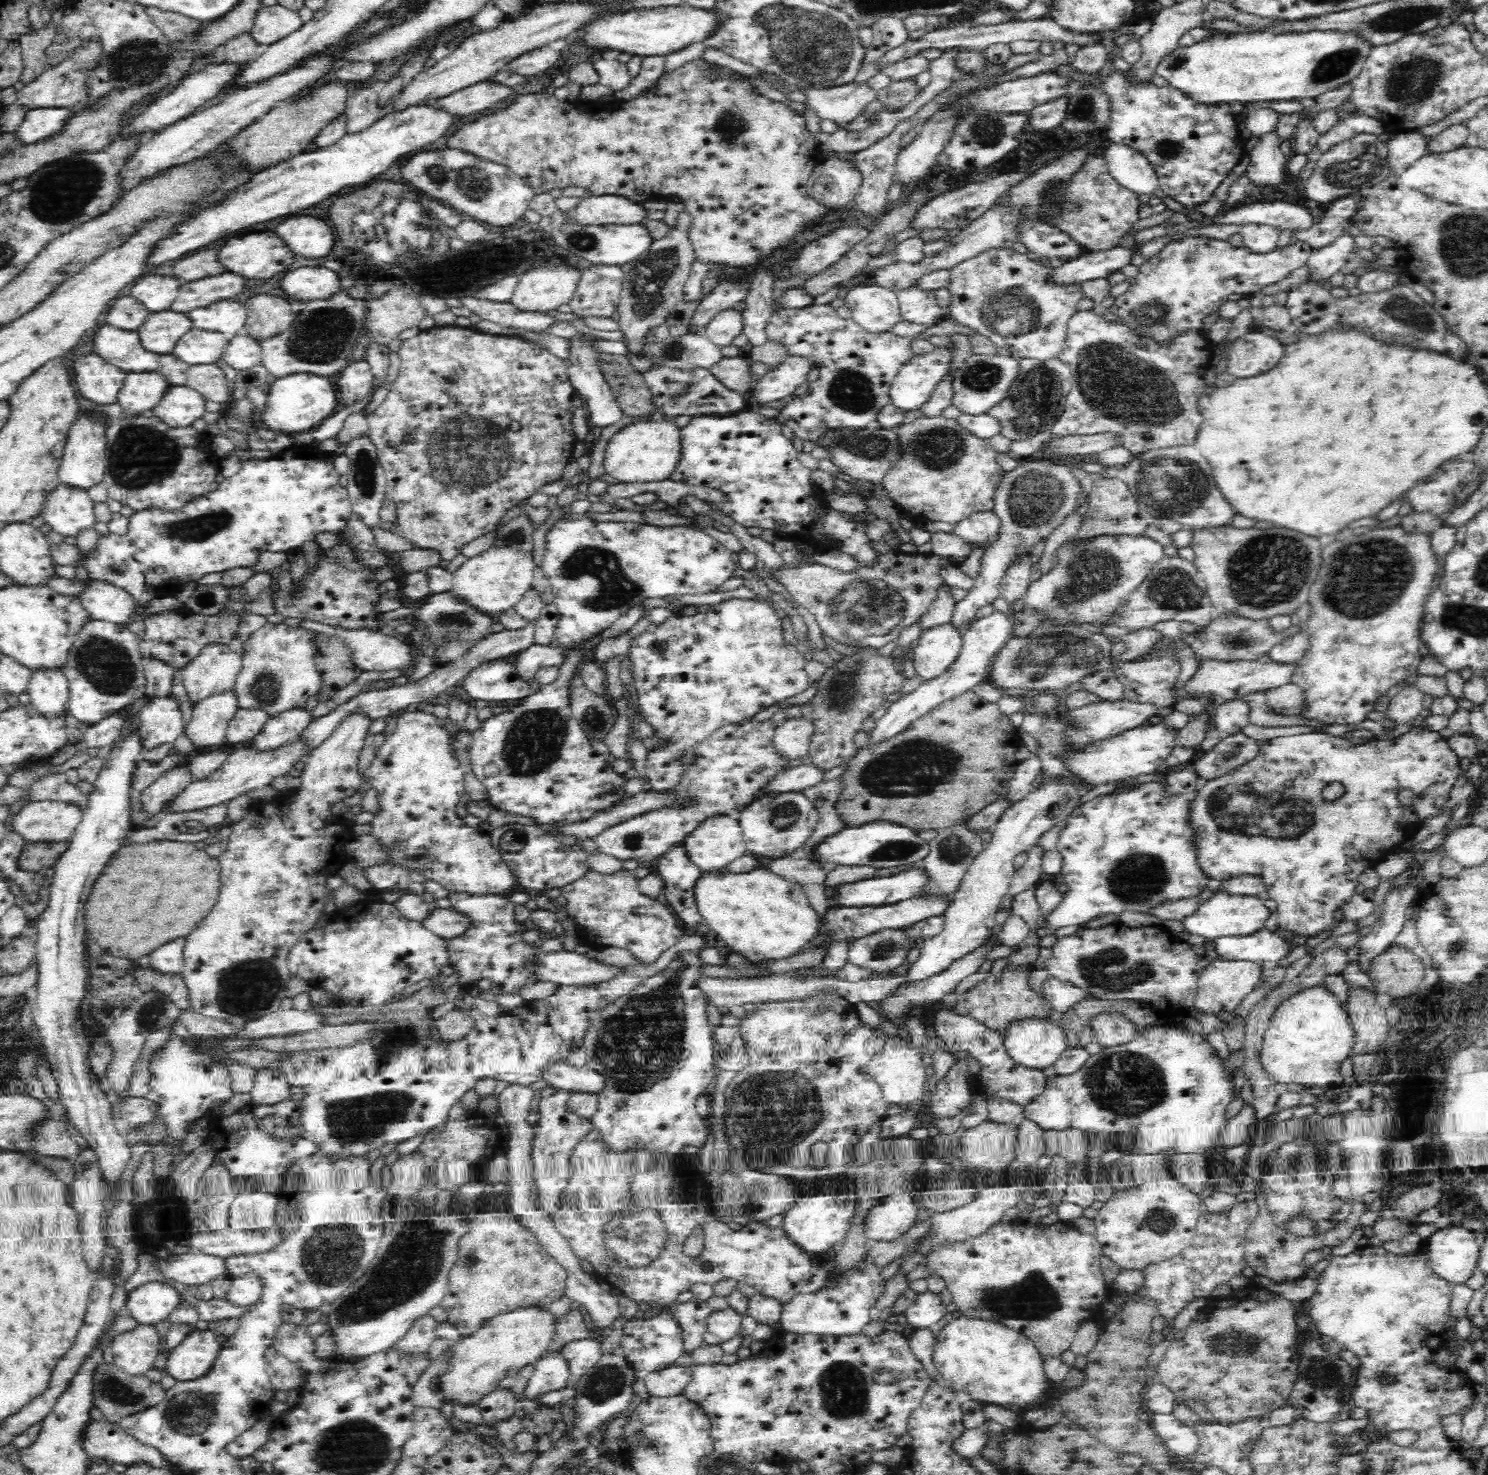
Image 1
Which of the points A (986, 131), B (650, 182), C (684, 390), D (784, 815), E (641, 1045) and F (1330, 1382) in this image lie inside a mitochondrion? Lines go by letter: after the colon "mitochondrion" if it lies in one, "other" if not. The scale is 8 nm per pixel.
A: mitochondrion
B: other
C: mitochondrion
D: mitochondrion
E: mitochondrion
F: mitochondrion

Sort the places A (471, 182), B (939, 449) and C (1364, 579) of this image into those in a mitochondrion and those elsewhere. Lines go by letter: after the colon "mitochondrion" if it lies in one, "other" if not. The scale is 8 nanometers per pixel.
A: mitochondrion
B: mitochondrion
C: mitochondrion

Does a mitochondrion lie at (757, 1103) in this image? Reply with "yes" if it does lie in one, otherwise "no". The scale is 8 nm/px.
yes

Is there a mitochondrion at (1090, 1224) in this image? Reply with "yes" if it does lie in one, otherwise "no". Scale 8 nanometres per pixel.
no

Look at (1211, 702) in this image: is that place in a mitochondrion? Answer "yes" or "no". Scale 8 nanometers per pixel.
no

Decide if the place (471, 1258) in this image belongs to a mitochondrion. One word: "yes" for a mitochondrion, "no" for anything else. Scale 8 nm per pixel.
yes

